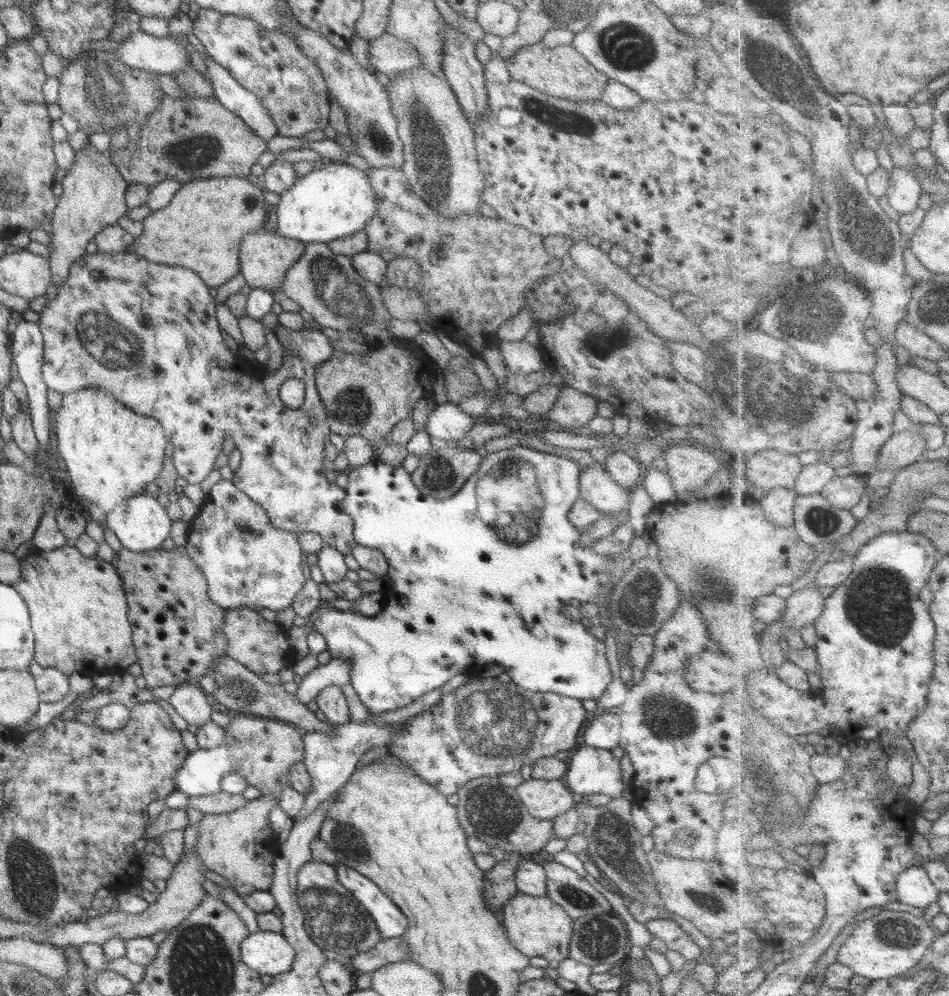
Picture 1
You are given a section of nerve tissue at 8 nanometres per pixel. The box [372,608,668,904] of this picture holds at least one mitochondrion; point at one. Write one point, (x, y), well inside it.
(491, 723)

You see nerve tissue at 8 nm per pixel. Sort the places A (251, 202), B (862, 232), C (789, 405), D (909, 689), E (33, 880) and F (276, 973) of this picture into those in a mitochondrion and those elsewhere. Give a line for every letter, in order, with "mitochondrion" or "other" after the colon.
A: other
B: mitochondrion
C: mitochondrion
D: other
E: mitochondrion
F: other

